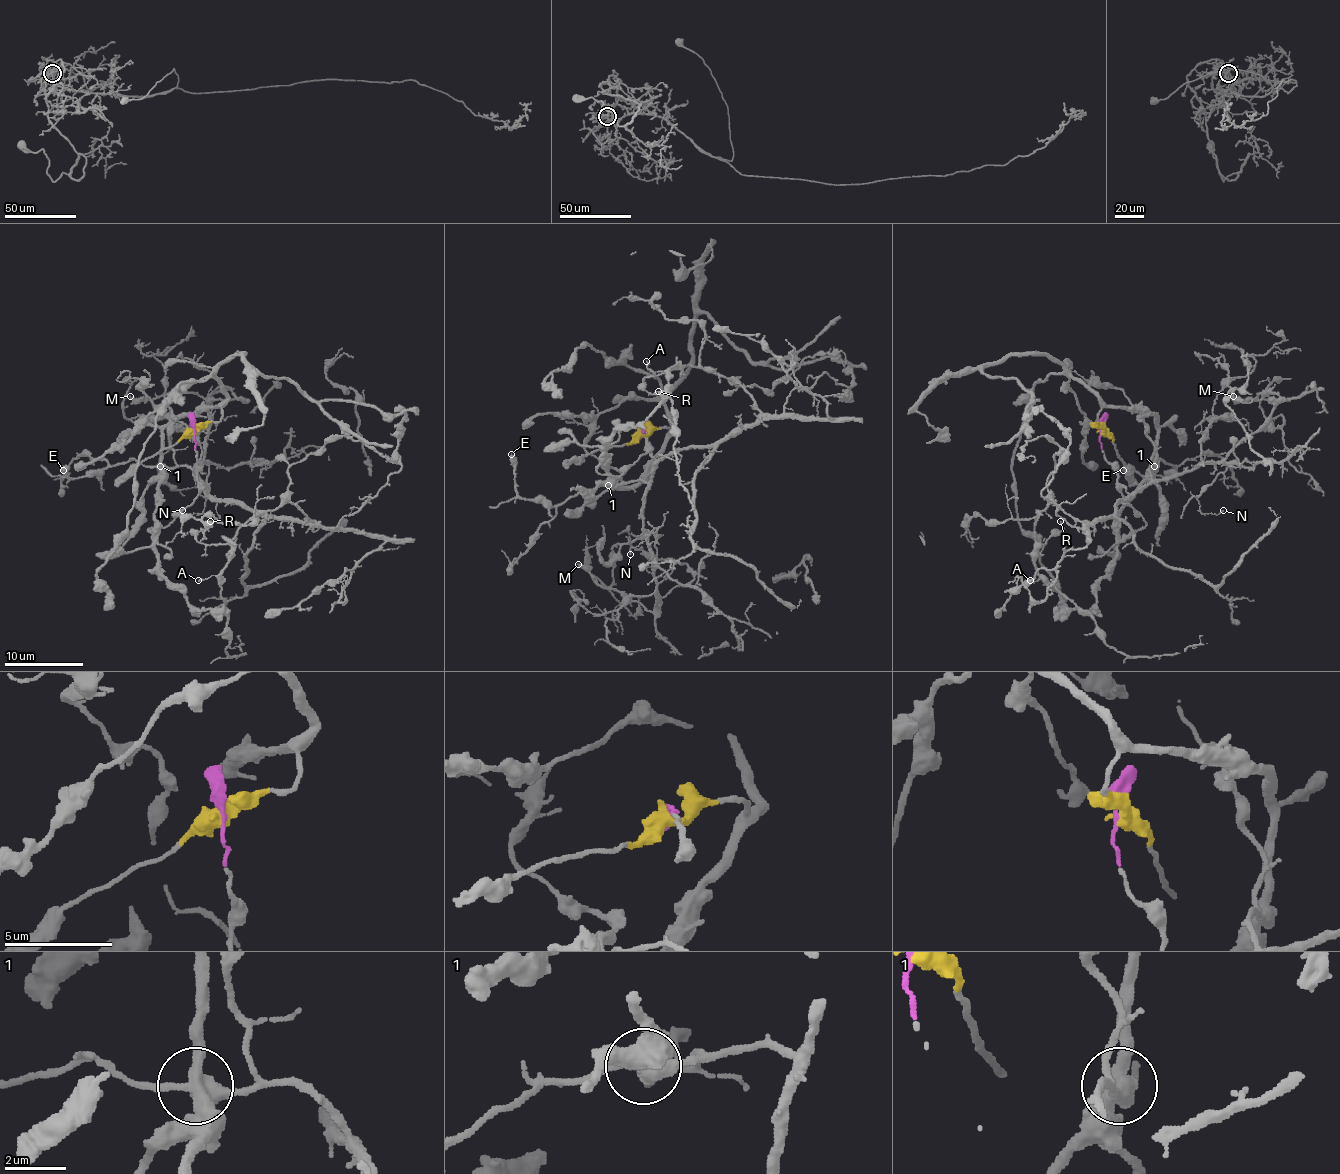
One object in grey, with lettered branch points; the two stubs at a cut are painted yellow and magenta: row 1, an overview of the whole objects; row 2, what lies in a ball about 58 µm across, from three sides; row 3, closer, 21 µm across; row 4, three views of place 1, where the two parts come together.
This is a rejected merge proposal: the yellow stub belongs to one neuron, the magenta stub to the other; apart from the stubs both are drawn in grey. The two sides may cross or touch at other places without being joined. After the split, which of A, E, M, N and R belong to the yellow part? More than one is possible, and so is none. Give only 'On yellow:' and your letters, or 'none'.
On yellow: none

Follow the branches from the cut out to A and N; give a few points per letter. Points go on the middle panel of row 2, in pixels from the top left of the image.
A: (641, 432), (645, 448), (657, 460), (724, 442), (759, 412), (737, 383), (686, 365), (651, 371), (647, 361)
N: (641, 432), (655, 462), (643, 527), (657, 558), (655, 529), (631, 554)

